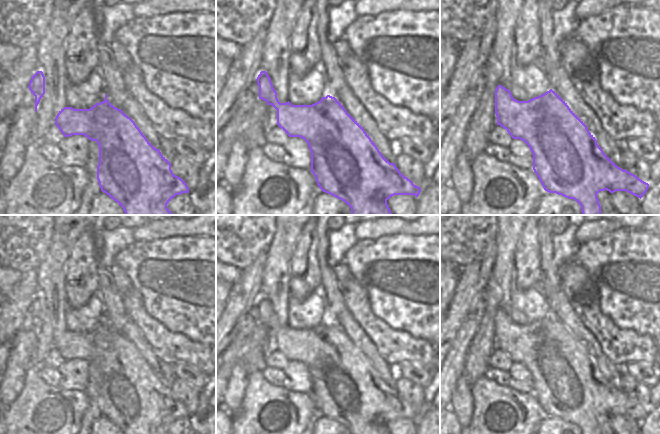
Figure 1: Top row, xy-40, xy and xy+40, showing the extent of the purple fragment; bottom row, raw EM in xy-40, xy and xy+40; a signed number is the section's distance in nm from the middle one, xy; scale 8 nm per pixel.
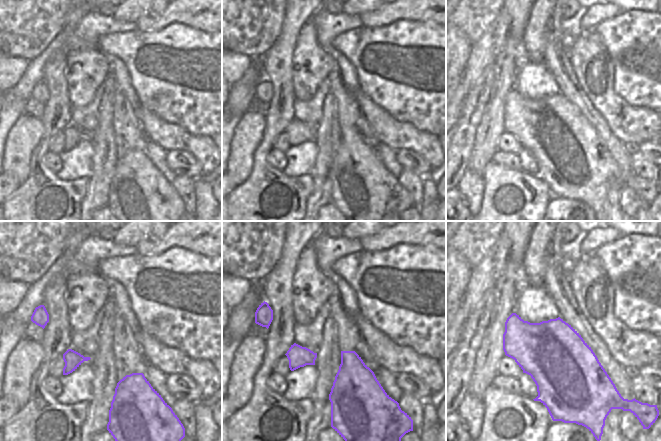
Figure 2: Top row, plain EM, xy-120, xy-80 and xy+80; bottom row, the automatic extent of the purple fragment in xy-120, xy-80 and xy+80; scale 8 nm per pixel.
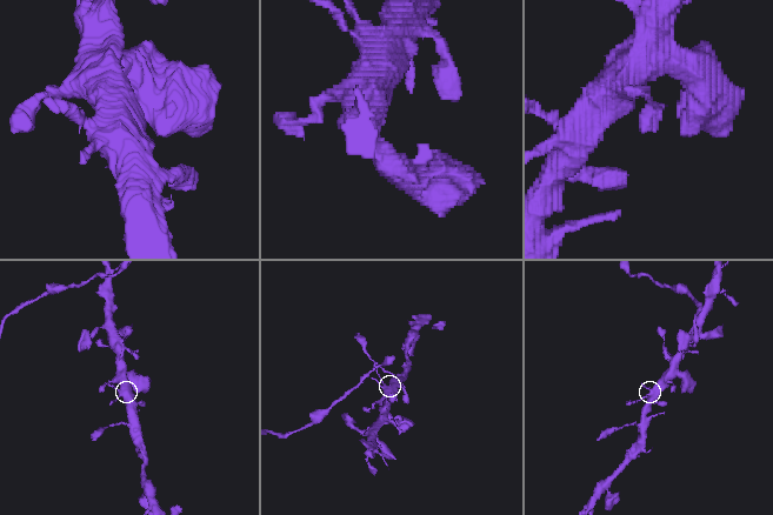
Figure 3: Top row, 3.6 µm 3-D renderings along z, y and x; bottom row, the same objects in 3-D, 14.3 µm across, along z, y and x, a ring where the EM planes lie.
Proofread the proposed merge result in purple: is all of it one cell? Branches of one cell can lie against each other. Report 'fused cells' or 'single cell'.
single cell

